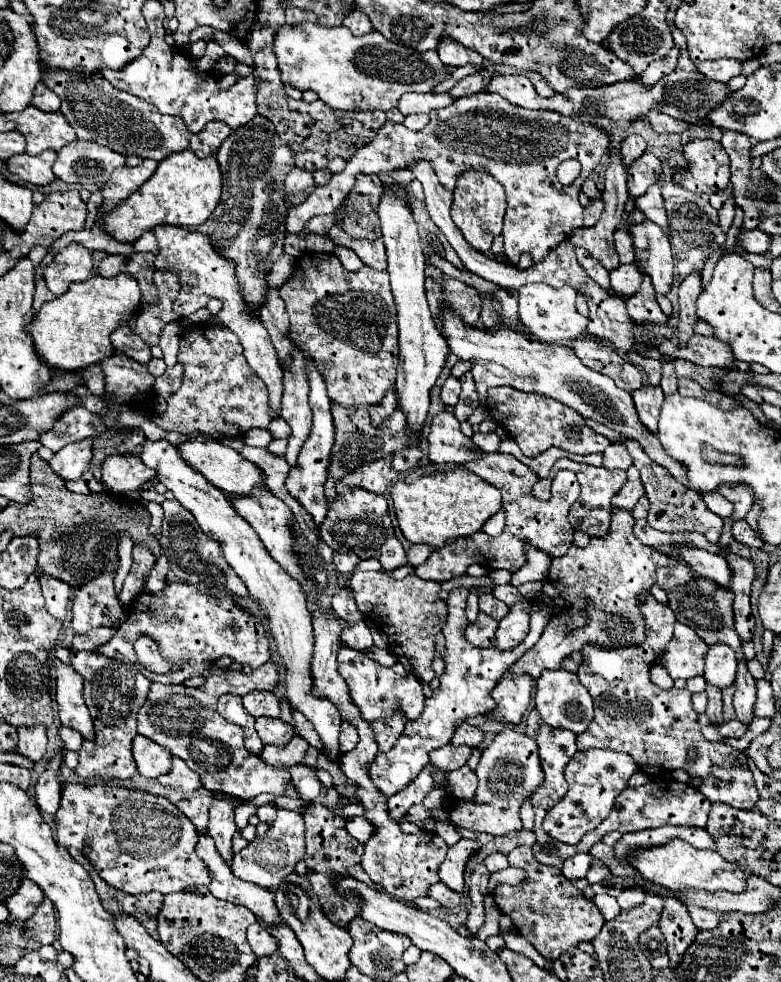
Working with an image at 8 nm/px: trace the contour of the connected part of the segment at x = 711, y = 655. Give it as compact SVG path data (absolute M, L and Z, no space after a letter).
M718 642L710 646L706 654L706 672L704 678L708 684L716 686L718 690L724 690L734 684L736 678L736 654L730 650L730 646Z

